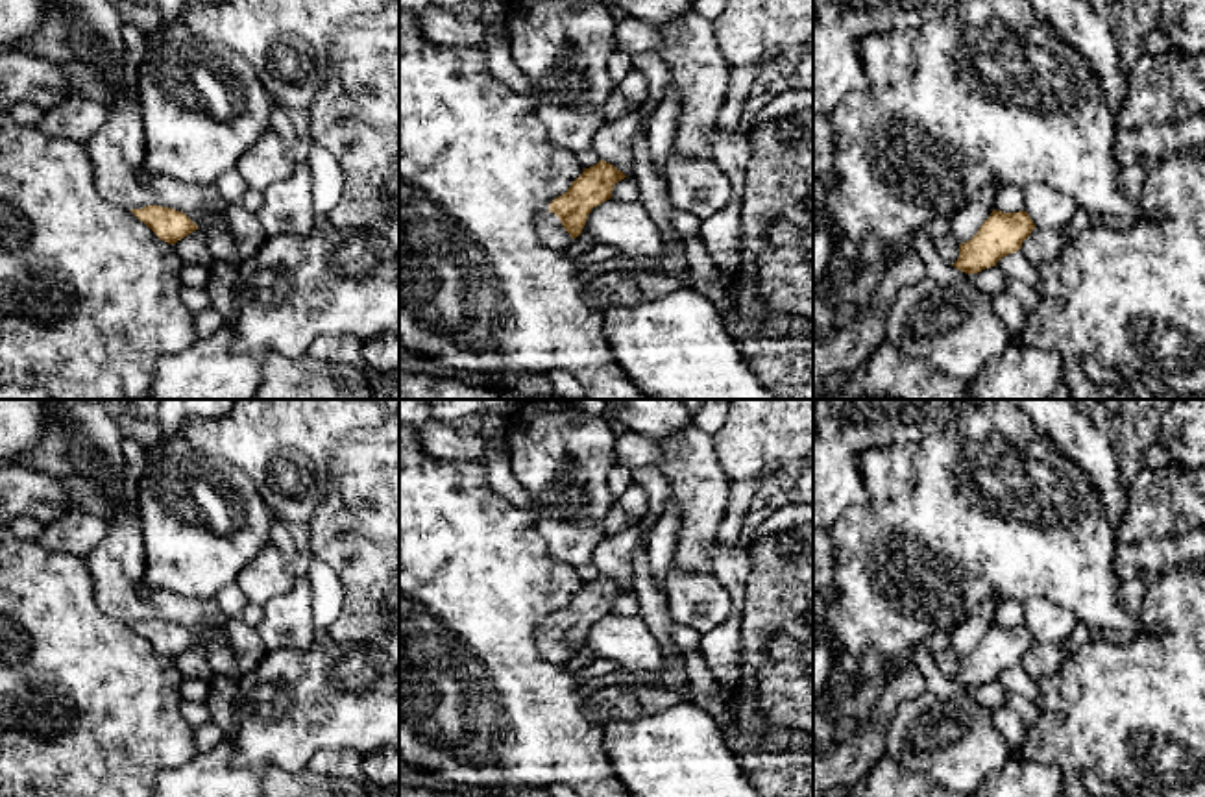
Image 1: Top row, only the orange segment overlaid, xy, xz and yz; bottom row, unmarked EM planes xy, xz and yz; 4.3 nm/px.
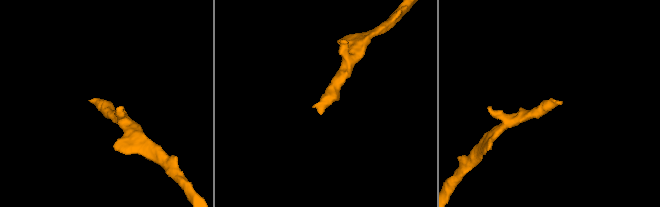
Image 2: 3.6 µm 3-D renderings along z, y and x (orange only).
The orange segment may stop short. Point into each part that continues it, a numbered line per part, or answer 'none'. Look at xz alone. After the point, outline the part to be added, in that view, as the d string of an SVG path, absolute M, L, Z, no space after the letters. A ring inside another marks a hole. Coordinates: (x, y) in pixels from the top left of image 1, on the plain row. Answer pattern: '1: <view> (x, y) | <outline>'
1: xz (551, 646) | M554 627L538 629L538 651L551 664L566 664L573 655Z

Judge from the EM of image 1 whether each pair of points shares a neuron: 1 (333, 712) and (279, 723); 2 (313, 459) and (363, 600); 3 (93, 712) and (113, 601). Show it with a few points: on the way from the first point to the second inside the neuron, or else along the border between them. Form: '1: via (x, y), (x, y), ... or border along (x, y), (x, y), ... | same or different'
1: via (320, 712), (292, 712) | same
2: border along (333, 450), (328, 492), (305, 520) | different
3: border along (91, 577), (95, 601), (109, 616), (130, 624) | different

